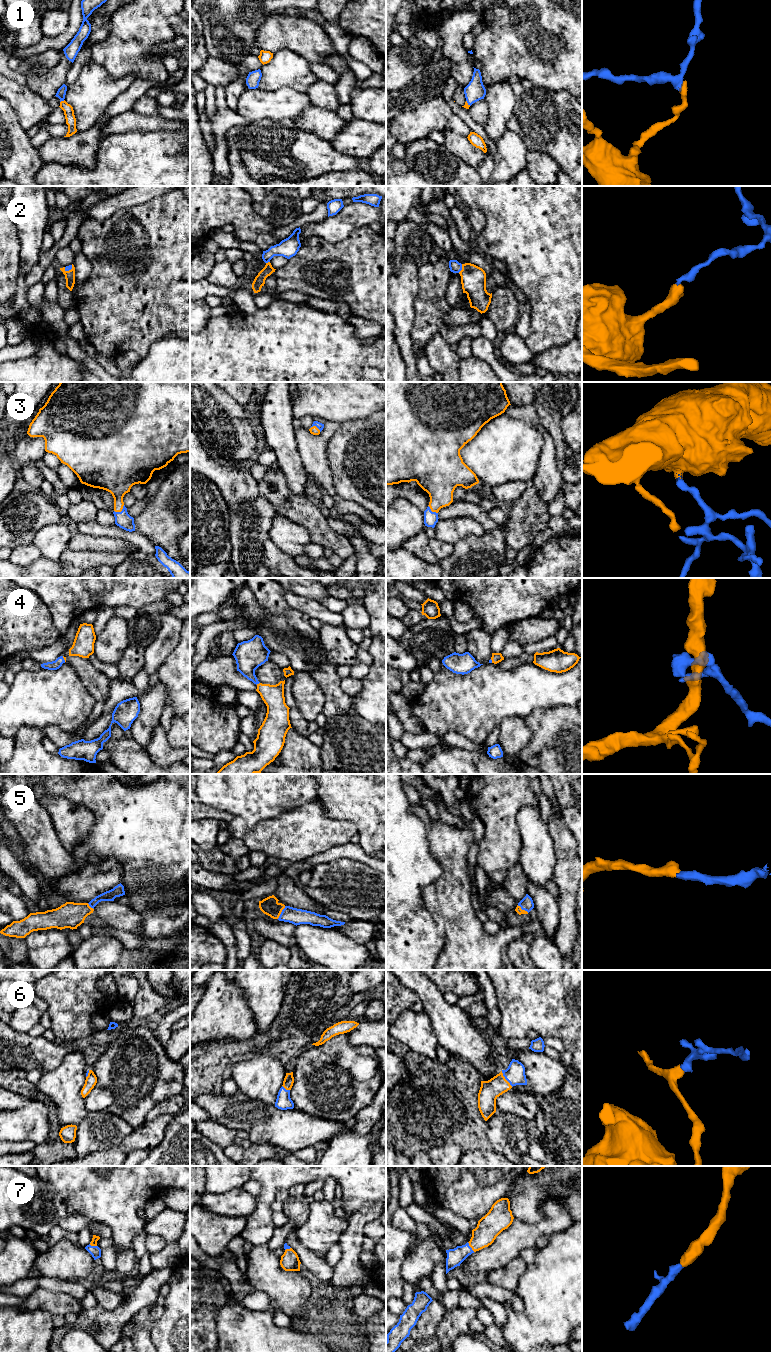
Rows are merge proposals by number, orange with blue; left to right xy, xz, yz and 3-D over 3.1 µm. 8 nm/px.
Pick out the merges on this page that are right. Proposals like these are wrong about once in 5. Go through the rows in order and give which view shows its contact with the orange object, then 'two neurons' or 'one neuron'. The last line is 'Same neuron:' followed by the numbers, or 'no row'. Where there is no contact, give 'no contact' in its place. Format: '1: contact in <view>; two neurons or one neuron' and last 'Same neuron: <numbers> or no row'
1: contact in xy; one neuron
2: contact in yz; one neuron
3: contact in xy; one neuron
4: contact in xz; one neuron
5: contact in xz; one neuron
6: contact in yz; one neuron
7: contact in yz; one neuron
Same neuron: 1, 2, 3, 4, 5, 6, 7

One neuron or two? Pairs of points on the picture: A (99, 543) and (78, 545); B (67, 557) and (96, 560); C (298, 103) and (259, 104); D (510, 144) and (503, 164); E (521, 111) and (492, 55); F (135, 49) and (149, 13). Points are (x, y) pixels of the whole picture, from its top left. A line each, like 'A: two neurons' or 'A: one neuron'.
A: one neuron
B: one neuron
C: one neuron
D: one neuron
E: two neurons
F: one neuron

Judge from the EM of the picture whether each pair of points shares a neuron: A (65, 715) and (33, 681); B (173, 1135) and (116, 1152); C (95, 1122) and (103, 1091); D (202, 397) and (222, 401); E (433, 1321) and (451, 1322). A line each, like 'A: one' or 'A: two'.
A: one
B: two
C: two
D: one
E: two

